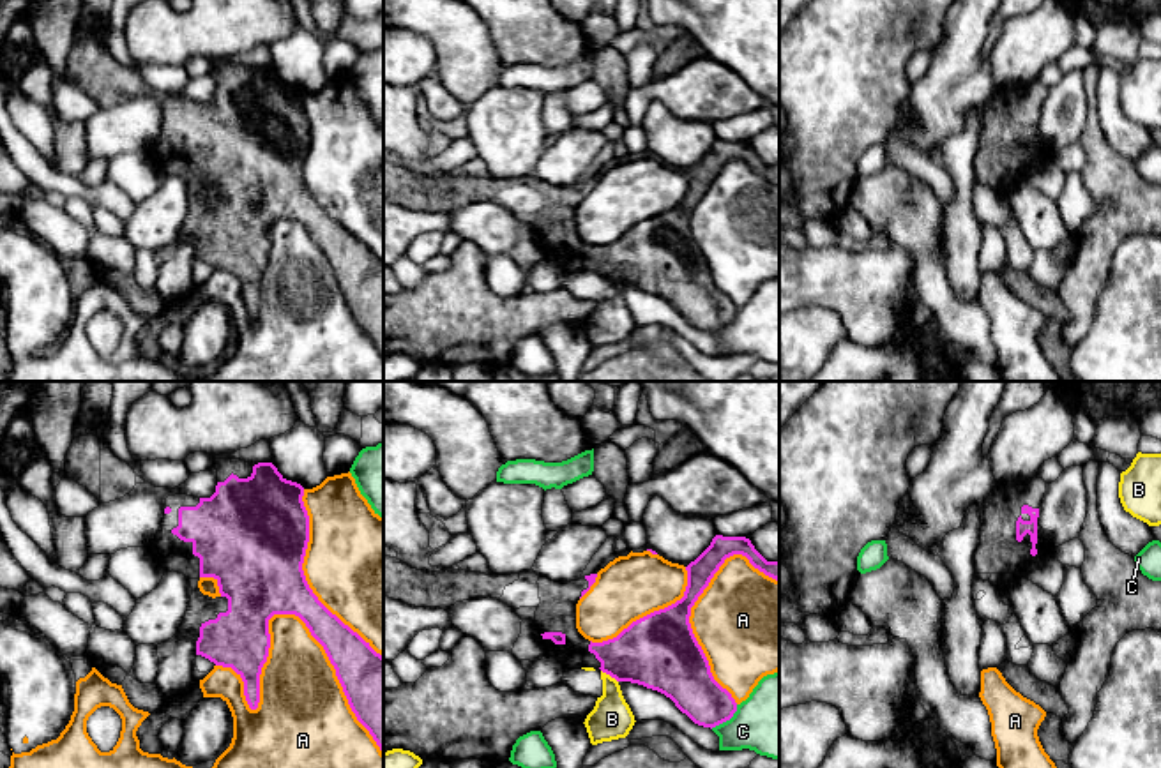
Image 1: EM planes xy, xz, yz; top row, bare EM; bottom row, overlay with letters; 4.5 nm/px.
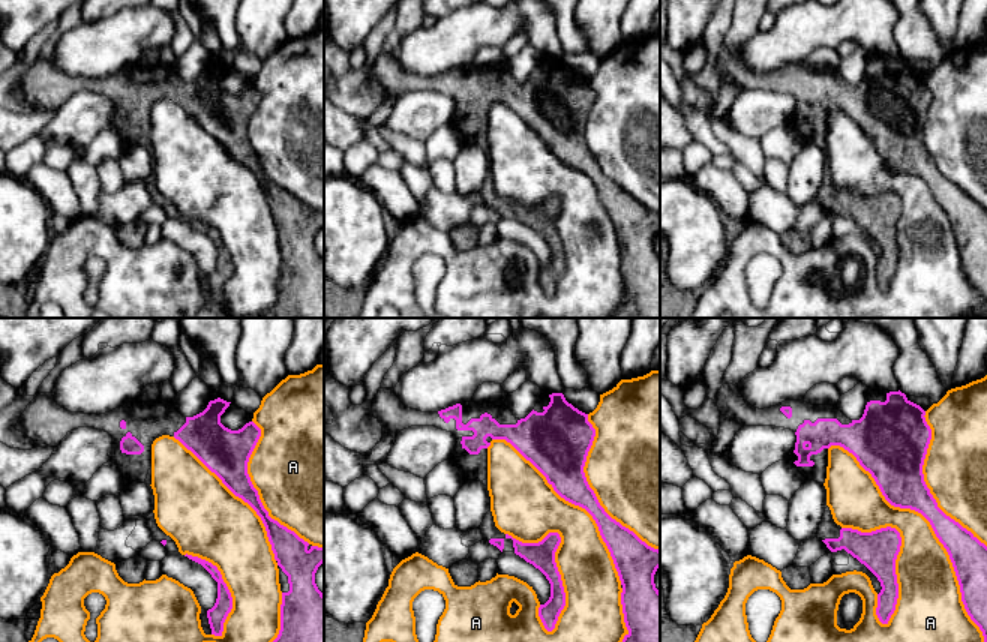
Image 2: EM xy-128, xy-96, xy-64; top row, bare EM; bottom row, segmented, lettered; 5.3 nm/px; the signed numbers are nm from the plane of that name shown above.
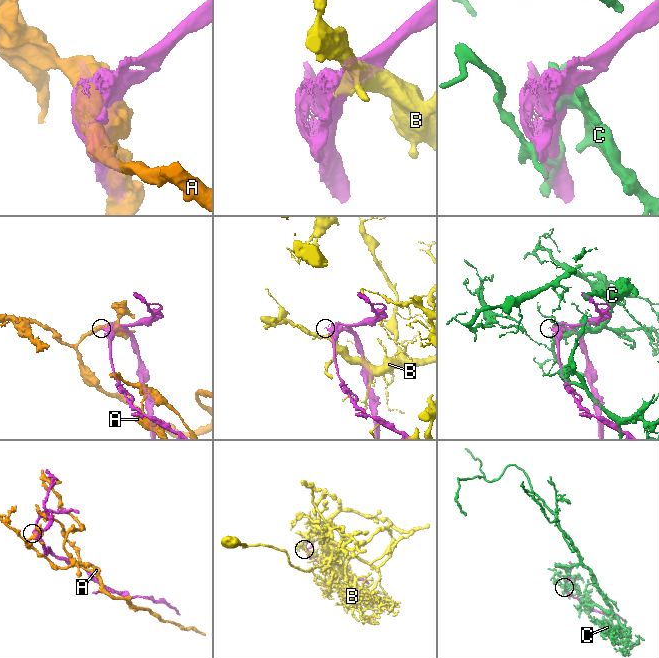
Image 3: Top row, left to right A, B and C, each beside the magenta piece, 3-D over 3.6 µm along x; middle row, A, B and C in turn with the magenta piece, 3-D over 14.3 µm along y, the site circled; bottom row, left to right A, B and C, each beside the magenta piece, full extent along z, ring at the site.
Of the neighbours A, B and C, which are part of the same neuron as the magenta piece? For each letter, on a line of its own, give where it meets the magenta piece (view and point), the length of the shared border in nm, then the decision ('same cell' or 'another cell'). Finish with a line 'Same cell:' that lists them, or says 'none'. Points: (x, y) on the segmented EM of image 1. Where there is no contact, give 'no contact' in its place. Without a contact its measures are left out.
A: meets magenta in xy at (280, 613); contact 850 nm long; another cell
B: meets magenta in xz at (610, 675); contact 100 nm long; another cell
C: meets magenta in xz at (727, 719); contact 170 nm long; another cell
Same cell: none

